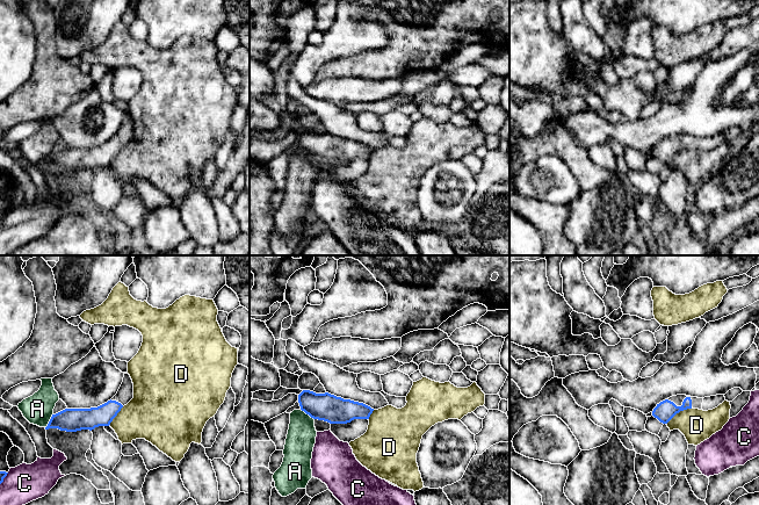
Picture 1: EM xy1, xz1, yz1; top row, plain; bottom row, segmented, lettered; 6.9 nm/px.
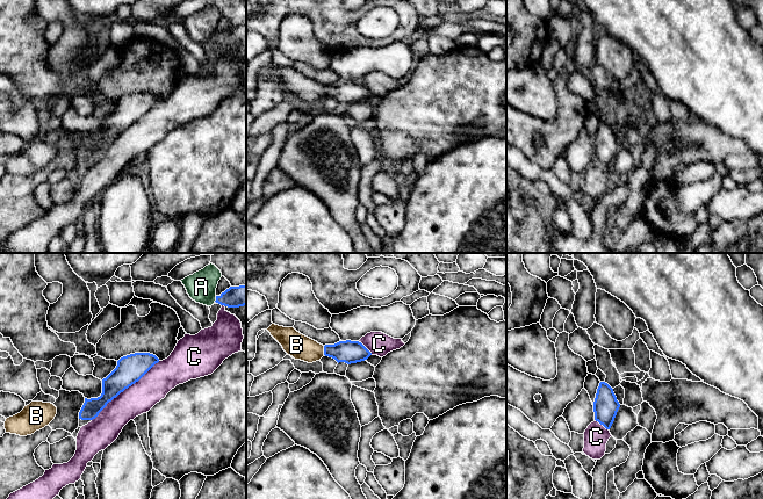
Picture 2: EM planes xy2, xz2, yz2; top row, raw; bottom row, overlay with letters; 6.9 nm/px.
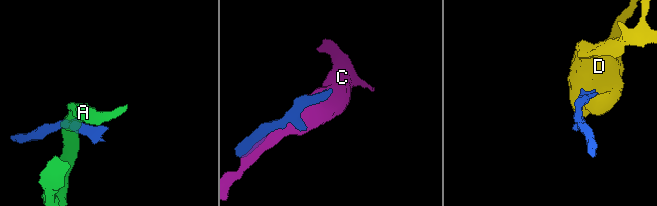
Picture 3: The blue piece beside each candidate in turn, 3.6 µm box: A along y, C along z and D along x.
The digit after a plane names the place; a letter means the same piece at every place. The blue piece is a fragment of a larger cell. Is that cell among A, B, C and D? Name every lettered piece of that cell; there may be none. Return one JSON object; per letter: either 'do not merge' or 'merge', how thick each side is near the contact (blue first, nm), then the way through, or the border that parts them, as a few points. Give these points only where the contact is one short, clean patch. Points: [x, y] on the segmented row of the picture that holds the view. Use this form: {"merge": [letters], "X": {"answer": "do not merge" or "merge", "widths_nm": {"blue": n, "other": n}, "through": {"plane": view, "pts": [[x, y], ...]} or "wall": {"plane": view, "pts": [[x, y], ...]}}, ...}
{"merge": ["B"], "A": {"answer": "do not merge", "widths_nm": {"blue": 160, "other": 200}, "wall": {"plane": "xy1", "pts": [[52, 413], [45, 427]]}}, "B": {"answer": "merge", "widths_nm": {"blue": 160, "other": 170}, "through": {"plane": "xz2", "pts": [[350, 352], [324, 351], [308, 351], [296, 345]]}}, "C": {"answer": "do not merge", "widths_nm": {"blue": 190, "other": 220}}, "D": {"answer": "do not merge", "widths_nm": {"blue": 140, "other": 220}, "wall": {"plane": "yz1", "pts": [[692, 408], [680, 410], [666, 424]]}}}

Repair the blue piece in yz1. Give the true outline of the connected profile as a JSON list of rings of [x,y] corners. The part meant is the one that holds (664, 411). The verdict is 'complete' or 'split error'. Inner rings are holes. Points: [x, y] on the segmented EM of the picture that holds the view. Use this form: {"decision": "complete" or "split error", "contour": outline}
{"decision": "split error", "contour": [[[677,395],[657,404],[657,406],[652,411],[652,416],[660,423],[667,424],[680,411],[692,407],[708,411],[717,407],[724,401],[724,395],[716,395],[704,398]]]}

